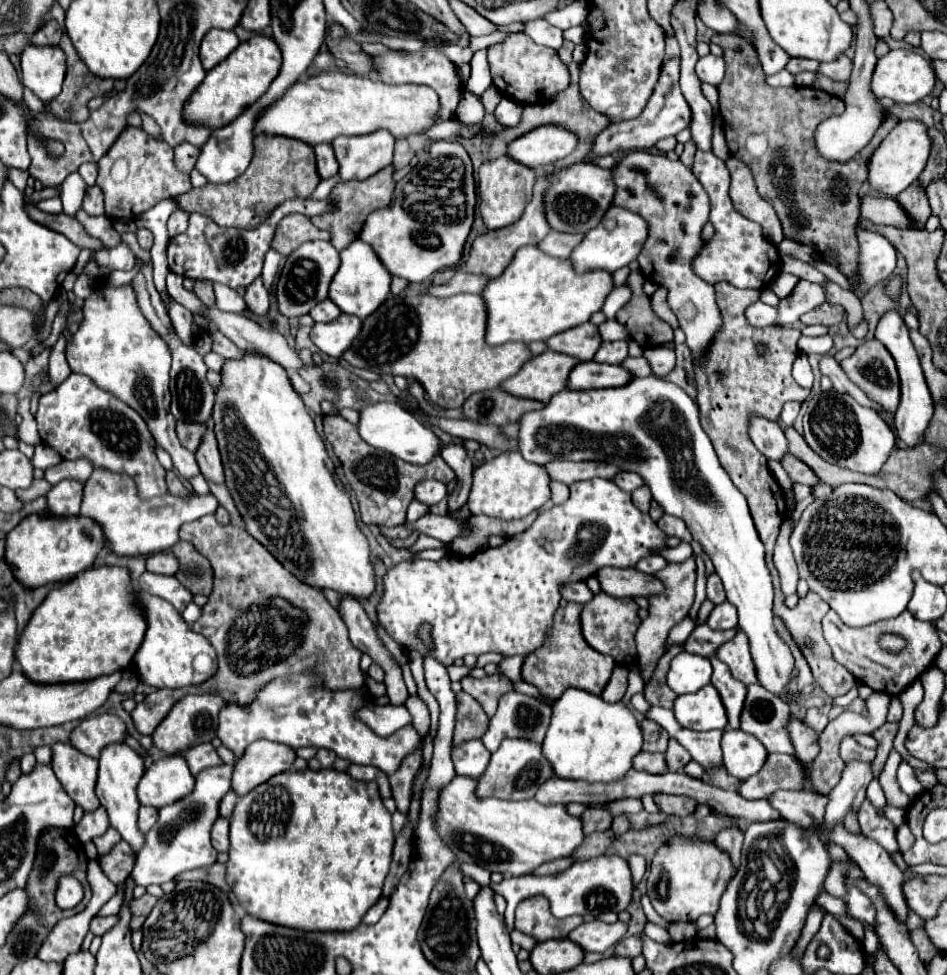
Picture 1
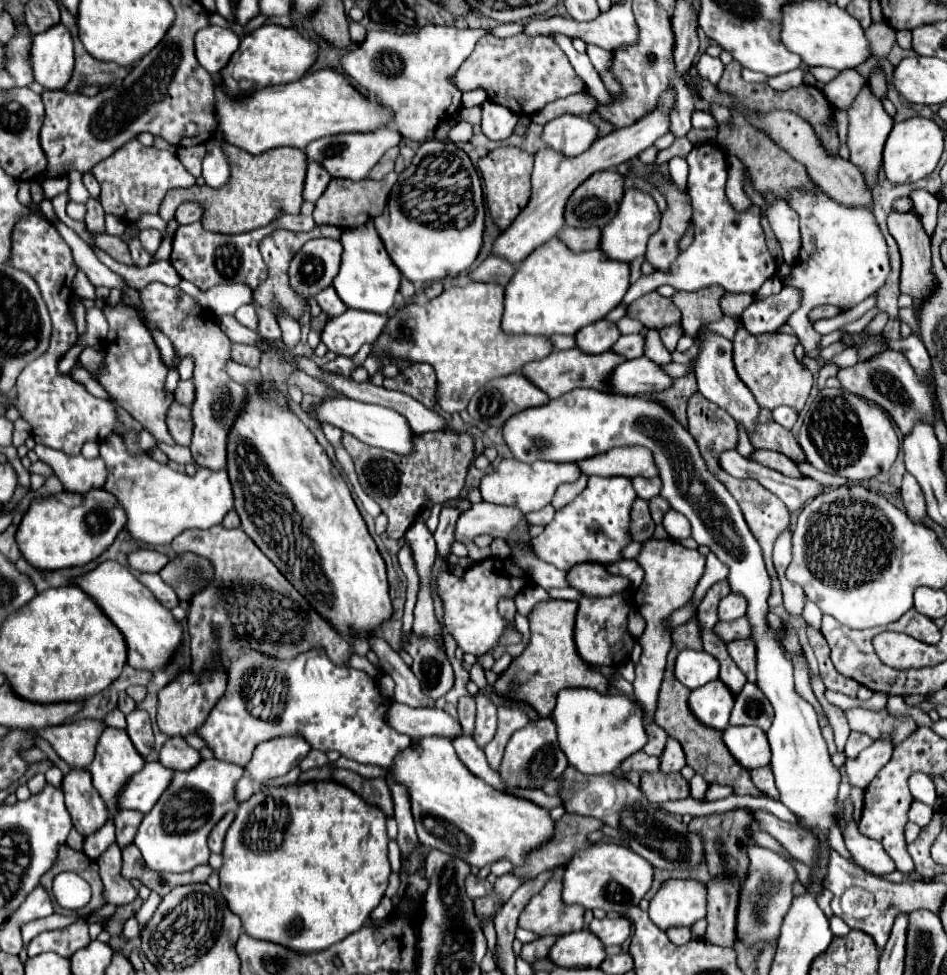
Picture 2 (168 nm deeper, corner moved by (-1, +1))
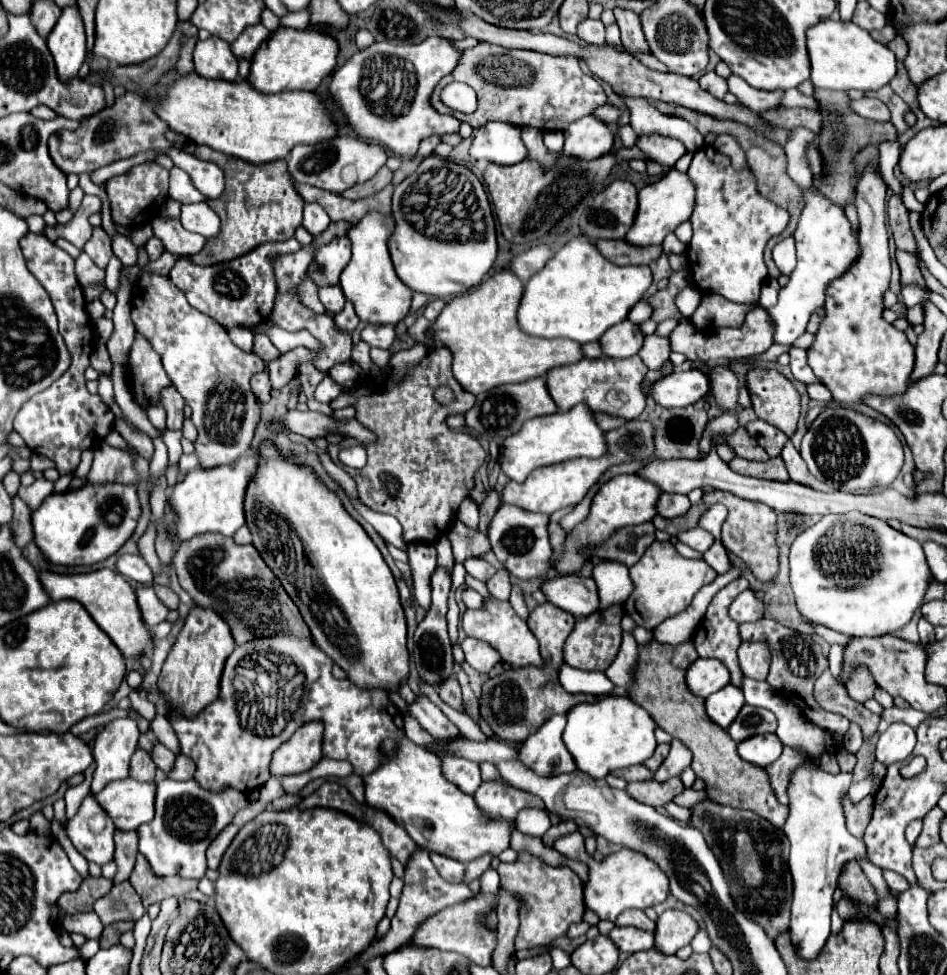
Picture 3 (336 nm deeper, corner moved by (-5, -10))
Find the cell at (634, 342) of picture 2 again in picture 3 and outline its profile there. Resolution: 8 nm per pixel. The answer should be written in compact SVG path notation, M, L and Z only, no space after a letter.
M647 336L645 344L639 352L641 360L645 362L645 366L649 370L661 370L667 362L669 362L669 354L671 354L671 346L669 346L669 338L667 336Z

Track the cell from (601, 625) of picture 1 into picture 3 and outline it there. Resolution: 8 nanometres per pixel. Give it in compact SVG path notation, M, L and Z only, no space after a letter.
M611 606L603 612L595 612L591 616L579 618L573 632L569 634L565 648L563 648L563 660L579 670L599 670L605 672L611 662L615 660L619 646L621 646L621 614L623 606Z

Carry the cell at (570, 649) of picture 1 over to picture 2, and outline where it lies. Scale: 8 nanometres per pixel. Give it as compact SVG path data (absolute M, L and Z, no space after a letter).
M551 599L545 603L539 603L531 615L531 641L527 649L513 659L509 669L499 675L495 683L495 691L503 697L511 697L515 701L525 701L537 709L541 717L549 717L555 707L555 697L565 687L589 687L599 693L609 691L609 681L599 671L599 667L591 667L585 663L579 653L573 639L575 629L575 615L577 615L577 601L561 601Z

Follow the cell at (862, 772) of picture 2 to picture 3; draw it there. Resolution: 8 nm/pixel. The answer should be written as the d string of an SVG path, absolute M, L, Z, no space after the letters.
M903 722L891 724L877 742L877 760L885 766L907 760L915 748L915 730Z

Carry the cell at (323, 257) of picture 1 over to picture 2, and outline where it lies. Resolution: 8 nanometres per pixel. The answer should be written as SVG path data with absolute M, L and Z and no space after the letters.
M335 239L307 241L289 263L289 283L305 301L331 287L341 265L341 243Z

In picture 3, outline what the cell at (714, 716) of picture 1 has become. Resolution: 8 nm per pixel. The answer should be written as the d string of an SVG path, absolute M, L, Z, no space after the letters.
M727 684L719 692L711 694L705 702L709 718L715 724L719 724L721 728L729 728L729 724L735 720L735 716L743 708L743 704L745 704L743 692L741 692L741 688L735 688L733 684Z

